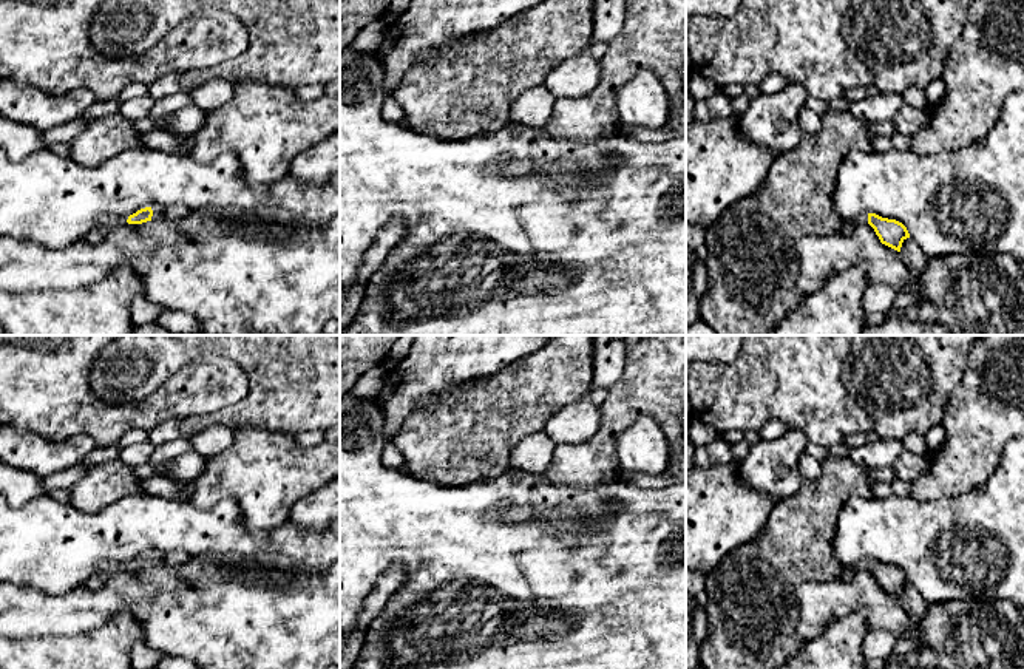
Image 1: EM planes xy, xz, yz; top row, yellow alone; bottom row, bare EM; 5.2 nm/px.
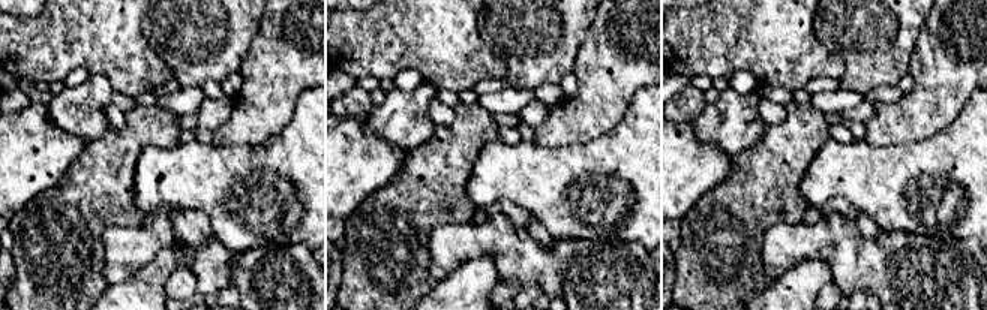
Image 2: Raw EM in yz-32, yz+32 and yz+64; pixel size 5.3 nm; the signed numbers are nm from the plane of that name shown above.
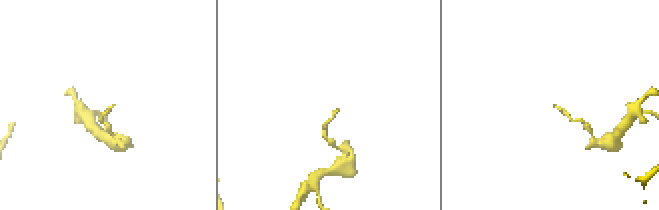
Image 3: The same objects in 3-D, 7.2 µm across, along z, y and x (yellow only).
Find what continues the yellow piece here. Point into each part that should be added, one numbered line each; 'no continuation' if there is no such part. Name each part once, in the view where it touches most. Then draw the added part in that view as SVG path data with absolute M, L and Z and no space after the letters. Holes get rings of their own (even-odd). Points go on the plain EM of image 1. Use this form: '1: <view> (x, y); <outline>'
1: xy (158, 558); M151 553L151 556L153 556L151 565L147 567L147 569L142 569L142 570L148 570L148 569L151 569L151 567L167 567L167 565L168 565L168 564L165 562L165 559L164 559L164 553Z

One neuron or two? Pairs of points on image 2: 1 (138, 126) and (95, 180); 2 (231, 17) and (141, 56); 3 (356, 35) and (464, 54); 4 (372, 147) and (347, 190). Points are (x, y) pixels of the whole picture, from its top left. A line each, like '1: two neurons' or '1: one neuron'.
1: one neuron
2: two neurons
3: one neuron
4: one neuron

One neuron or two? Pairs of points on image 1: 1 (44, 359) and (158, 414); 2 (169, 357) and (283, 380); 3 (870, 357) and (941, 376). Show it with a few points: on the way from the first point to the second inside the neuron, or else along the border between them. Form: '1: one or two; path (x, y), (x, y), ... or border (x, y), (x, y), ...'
1: one; path (71, 387), (99, 414), (130, 414)
2: one; path (196, 351), (255, 353)
3: one; path (887, 359), (924, 359)

